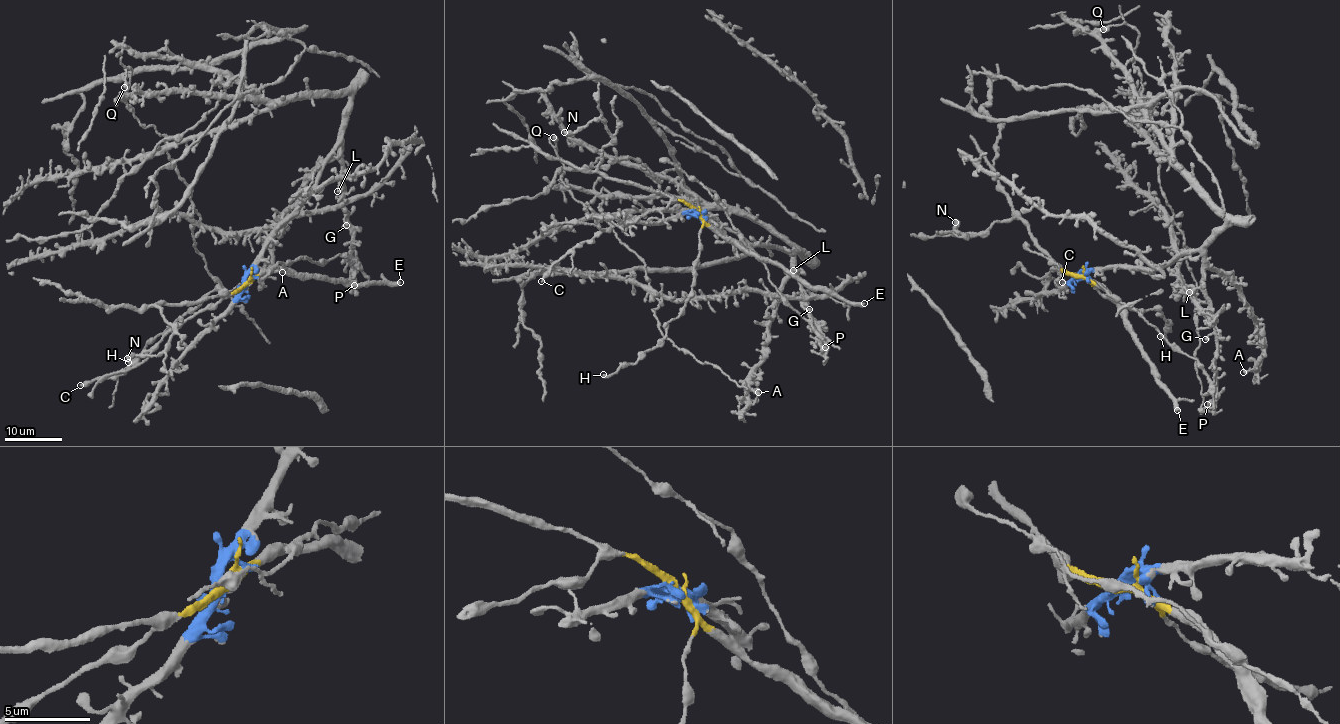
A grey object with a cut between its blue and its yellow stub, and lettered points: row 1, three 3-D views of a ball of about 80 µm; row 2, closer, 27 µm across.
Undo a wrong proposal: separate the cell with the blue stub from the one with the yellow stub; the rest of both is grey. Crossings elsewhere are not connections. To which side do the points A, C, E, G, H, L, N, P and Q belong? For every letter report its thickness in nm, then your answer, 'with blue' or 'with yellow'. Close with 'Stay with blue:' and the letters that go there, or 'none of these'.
A: 360 nm | with blue
C: 280 nm | with yellow
E: 440 nm | with yellow
G: 360 nm | with blue
H: 360 nm | with yellow
L: 480 nm | with blue
N: 550 nm | with yellow
P: 480 nm | with blue
Q: 550 nm | with blue
Stay with blue: A, G, L, P, Q

